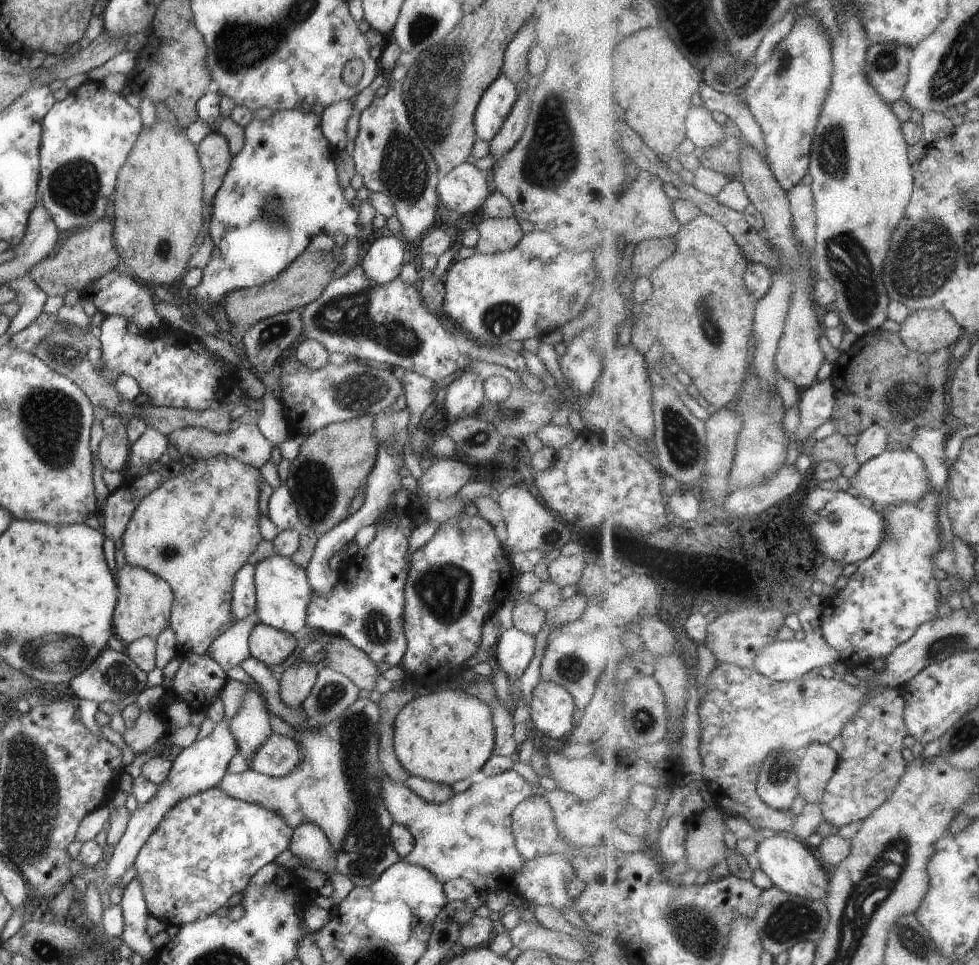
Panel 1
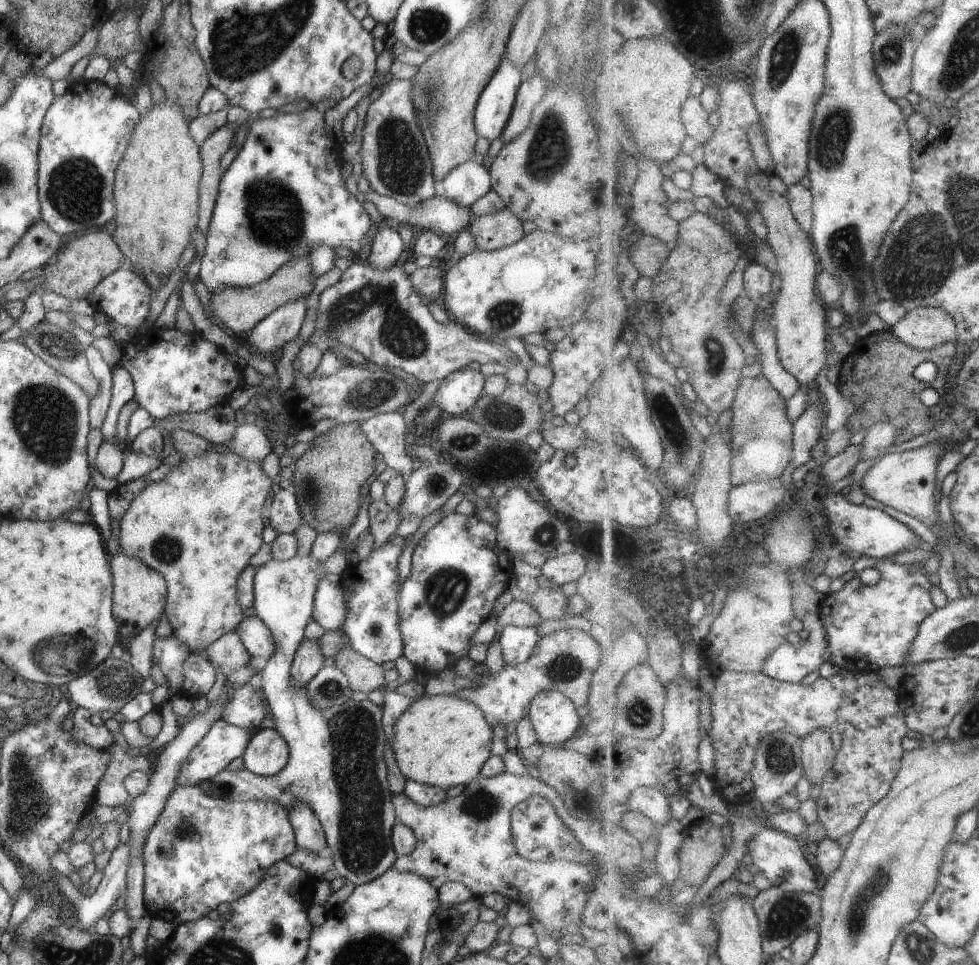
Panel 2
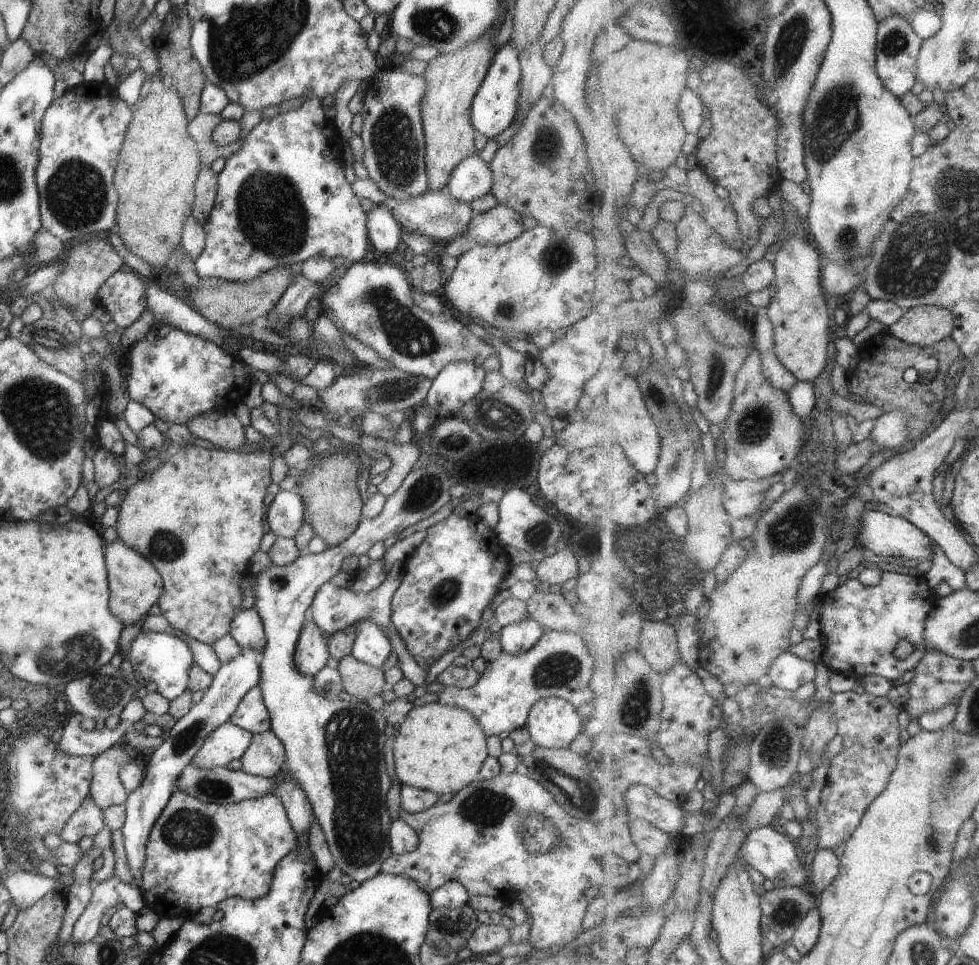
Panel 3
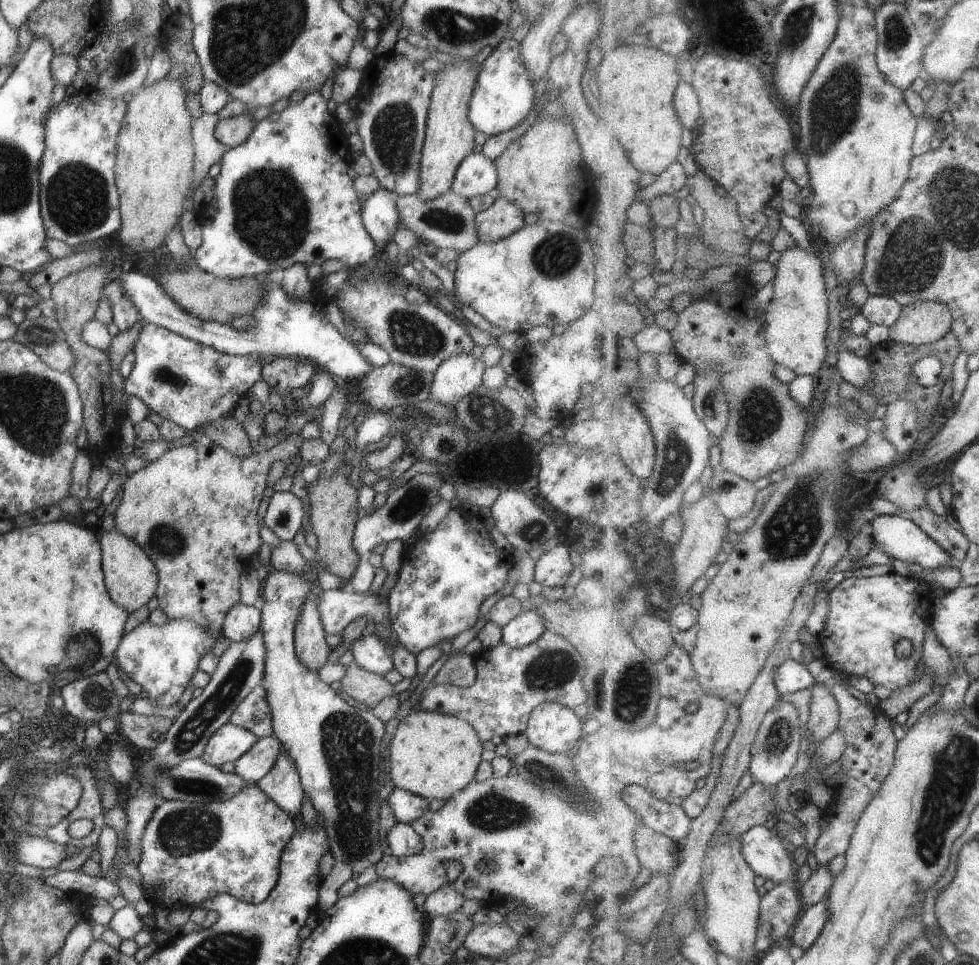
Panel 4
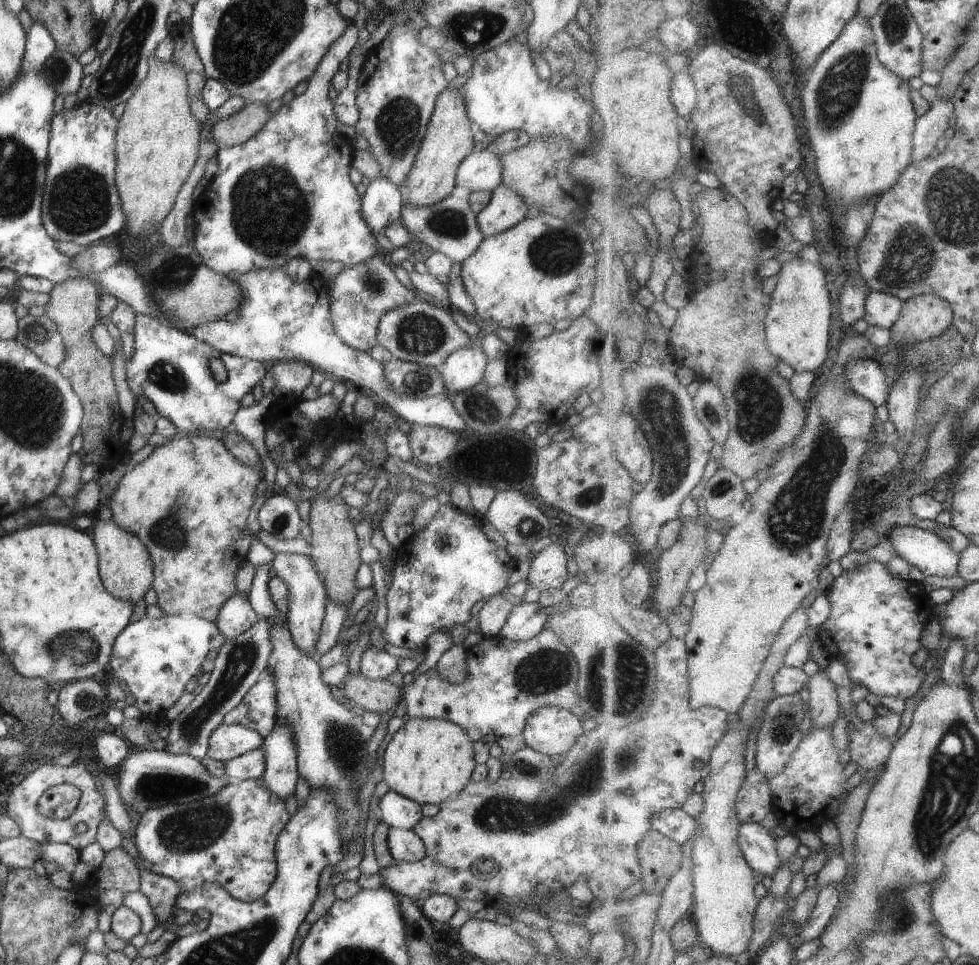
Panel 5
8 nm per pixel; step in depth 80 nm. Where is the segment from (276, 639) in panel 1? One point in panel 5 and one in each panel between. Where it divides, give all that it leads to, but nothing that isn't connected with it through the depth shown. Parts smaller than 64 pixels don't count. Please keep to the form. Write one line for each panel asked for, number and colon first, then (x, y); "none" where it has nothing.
2: (256, 638)
3: (246, 628)
4: (241, 621)
5: (235, 616)

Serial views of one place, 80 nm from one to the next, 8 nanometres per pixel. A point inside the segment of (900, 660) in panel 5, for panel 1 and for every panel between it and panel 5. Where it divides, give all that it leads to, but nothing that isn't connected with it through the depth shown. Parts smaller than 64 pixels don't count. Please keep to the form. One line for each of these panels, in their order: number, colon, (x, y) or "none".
1: (891, 594)
2: (869, 627)
3: (861, 626)
4: (868, 615)

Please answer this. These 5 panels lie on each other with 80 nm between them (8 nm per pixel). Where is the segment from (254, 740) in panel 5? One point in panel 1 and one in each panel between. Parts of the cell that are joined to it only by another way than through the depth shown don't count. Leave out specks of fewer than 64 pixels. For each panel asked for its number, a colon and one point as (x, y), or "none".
1: (198, 767)
2: (223, 742)
3: (226, 742)
4: (228, 742)

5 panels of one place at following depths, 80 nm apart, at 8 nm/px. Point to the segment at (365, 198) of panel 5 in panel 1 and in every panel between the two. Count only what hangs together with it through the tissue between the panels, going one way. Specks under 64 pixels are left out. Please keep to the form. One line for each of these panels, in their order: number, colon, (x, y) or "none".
1: (382, 262)
2: (387, 249)
3: (384, 233)
4: (378, 214)

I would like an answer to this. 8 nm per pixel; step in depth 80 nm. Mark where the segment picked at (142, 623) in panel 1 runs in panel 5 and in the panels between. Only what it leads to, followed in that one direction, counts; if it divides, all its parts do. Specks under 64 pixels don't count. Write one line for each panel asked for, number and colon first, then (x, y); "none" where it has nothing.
2: (138, 593)
3: (134, 585)
4: (130, 578)
5: (125, 568)

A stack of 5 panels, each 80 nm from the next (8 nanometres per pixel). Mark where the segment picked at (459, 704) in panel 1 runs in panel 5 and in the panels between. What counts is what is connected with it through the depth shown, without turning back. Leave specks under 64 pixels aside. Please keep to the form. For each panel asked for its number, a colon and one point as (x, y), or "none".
2: (441, 740)
3: (438, 747)
4: (432, 754)
5: (428, 760)

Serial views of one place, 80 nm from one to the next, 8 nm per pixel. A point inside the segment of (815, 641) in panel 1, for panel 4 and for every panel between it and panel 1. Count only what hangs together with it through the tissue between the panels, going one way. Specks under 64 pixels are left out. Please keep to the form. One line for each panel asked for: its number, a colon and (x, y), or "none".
2: (790, 663)
3: (788, 671)
4: (792, 676)

